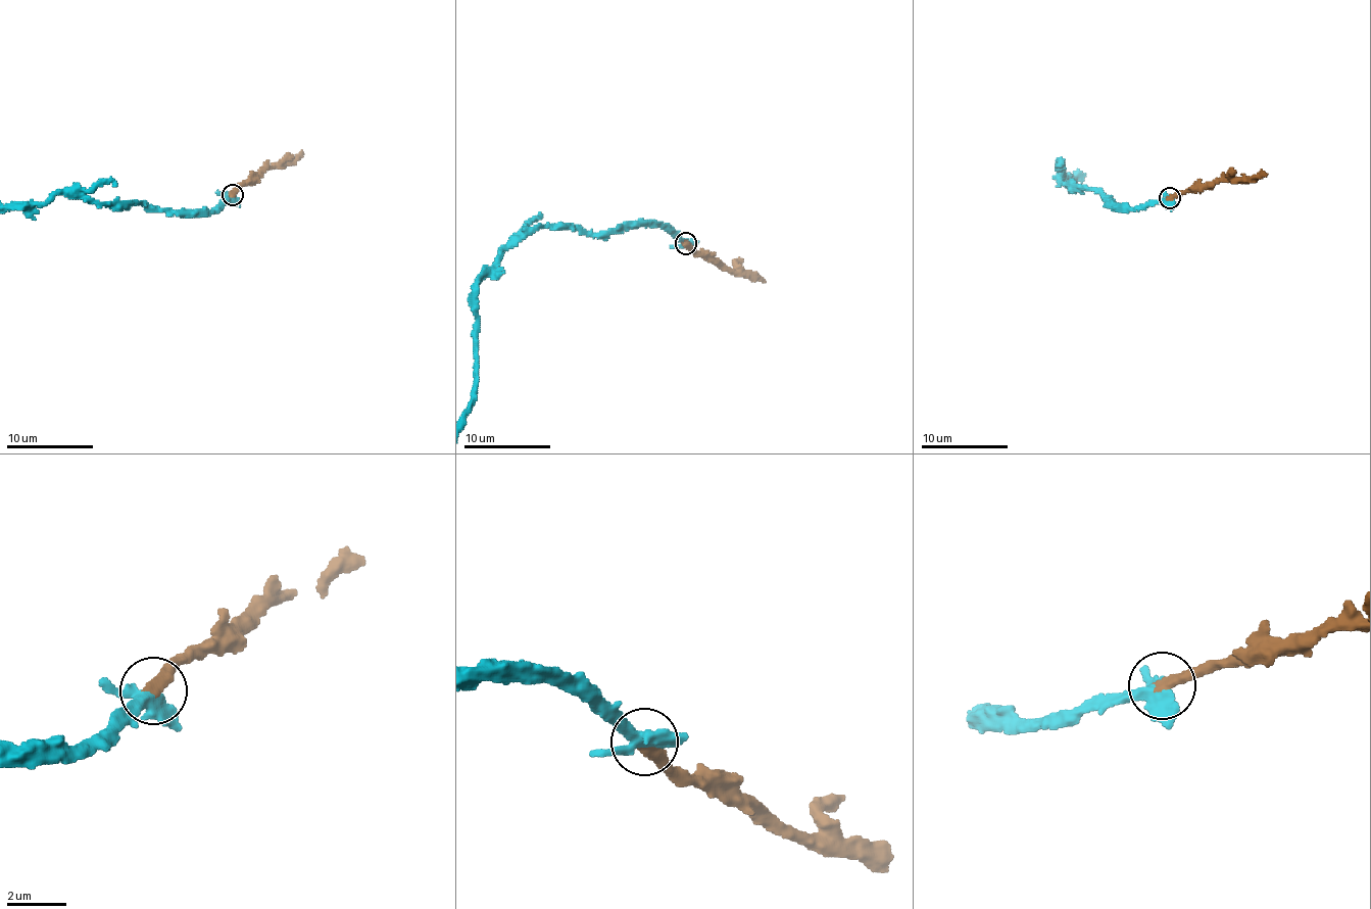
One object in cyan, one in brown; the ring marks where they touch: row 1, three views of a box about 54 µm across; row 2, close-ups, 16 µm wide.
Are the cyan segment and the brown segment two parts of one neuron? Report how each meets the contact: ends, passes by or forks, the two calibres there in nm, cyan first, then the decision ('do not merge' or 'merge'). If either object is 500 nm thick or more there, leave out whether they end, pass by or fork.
cyan forks; brown ends; calibres 360 and 420 nm; merge

